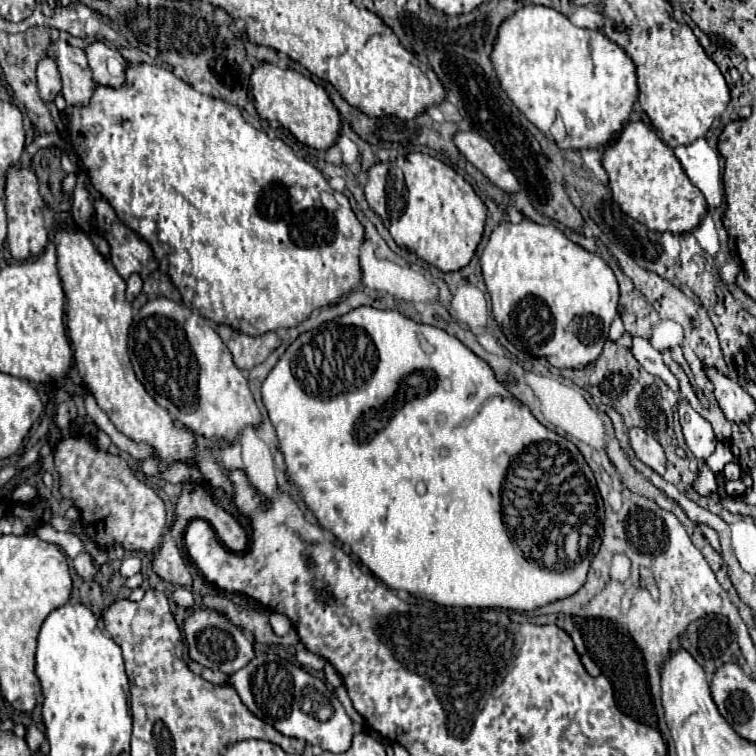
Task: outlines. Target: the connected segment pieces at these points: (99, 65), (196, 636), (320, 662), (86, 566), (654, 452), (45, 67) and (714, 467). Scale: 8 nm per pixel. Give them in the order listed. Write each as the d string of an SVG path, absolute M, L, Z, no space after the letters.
M97 41L89 45L85 53L87 53L89 67L93 71L93 79L97 85L107 85L117 89L125 83L125 69L129 67L129 63L117 49Z
M193 607L189 611L189 615L185 617L183 633L185 633L187 645L189 645L189 657L207 669L219 669L225 675L233 675L235 671L245 667L255 657L253 643L221 611L205 609L205 607Z
M307 649L297 651L295 657L297 657L297 661L299 661L301 665L311 667L311 669L323 669L323 665L325 665L325 659L323 659L323 657L319 657L319 655L315 655L315 653L307 651Z
M79 553L79 557L75 557L75 571L77 571L77 575L81 575L83 579L93 579L93 577L95 577L93 557L91 557L89 553Z
M629 429L629 441L631 441L631 447L633 447L635 455L645 465L649 465L655 473L665 475L667 457L665 457L665 451L663 451L659 441L649 437L643 429Z
M45 57L39 63L39 67L37 67L37 83L39 83L41 99L45 103L51 103L51 101L55 101L57 95L61 95L61 89L63 89L61 73L59 73L59 69L57 69L53 59Z
M719 443L715 453L707 459L707 467L713 471L713 473L719 473L729 461L735 461L735 455L731 451L731 445L729 443Z

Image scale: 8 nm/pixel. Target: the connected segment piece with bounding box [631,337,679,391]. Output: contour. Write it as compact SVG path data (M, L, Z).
M631 337L631 353L641 363L641 367L645 371L649 371L651 375L661 377L673 391L677 391L679 383L677 383L675 375L667 369L667 365L661 359L661 353L657 349L653 349L647 339L643 339L643 337Z

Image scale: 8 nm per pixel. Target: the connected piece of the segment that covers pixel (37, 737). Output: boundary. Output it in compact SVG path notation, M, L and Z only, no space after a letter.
M27 725L27 735L25 735L25 741L32 752L39 750L41 741L43 741L43 733L37 731L37 727L33 725Z

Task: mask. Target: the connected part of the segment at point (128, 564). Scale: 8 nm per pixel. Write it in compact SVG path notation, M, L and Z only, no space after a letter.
M127 555L123 559L123 565L121 565L121 575L131 577L131 575L135 575L139 571L141 571L141 559L137 555Z

